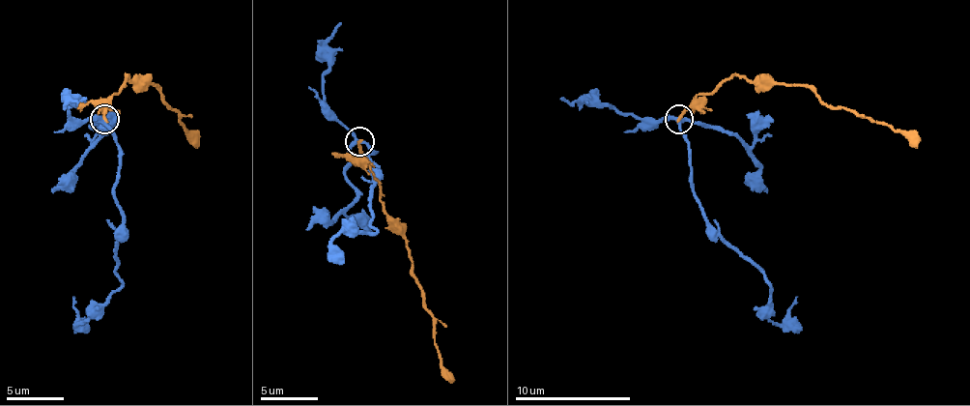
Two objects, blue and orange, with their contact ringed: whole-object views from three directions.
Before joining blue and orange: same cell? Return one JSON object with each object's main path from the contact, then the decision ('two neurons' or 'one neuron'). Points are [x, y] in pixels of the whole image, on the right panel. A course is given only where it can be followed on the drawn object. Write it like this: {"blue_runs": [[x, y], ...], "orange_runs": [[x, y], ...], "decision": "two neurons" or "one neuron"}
{"blue_runs": [[678, 120], [690, 148], [693, 191], [701, 215], [761, 273], [767, 284], [770, 319], [776, 325], [796, 296]], "orange_runs": [[678, 120], [733, 76], [770, 79], [784, 85], [805, 85], [834, 108], [848, 108], [886, 123], [918, 148]], "decision": "two neurons"}

